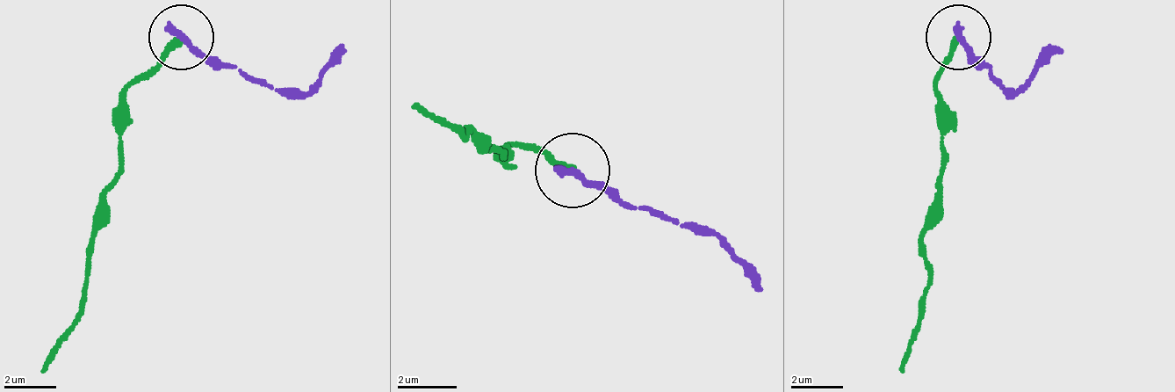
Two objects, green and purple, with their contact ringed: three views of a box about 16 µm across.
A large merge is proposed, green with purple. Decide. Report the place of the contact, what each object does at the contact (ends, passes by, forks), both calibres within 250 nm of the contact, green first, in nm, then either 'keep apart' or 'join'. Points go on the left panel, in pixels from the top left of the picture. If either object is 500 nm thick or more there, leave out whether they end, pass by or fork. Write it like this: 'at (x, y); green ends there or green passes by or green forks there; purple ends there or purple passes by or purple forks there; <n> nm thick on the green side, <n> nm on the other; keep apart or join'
at (181, 37); green ends there; purple ends there; 260 nm thick on the green side, 320 nm on the other; keep apart

